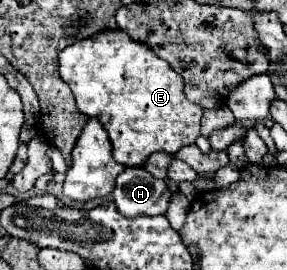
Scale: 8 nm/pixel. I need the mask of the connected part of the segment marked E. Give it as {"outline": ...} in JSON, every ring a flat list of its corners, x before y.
{"outline":[[117,29,113,33,99,33,89,41,77,41,77,45,67,47,59,53,59,73,61,79,71,87,79,113,87,117,97,117,107,131,113,157,117,163,127,167,141,167,149,159,149,155,157,151,177,153,185,145,193,145,199,137,199,125,203,117,203,109,191,103,183,93,181,75,169,69,167,61,161,61,153,51,137,45,125,31]]}

